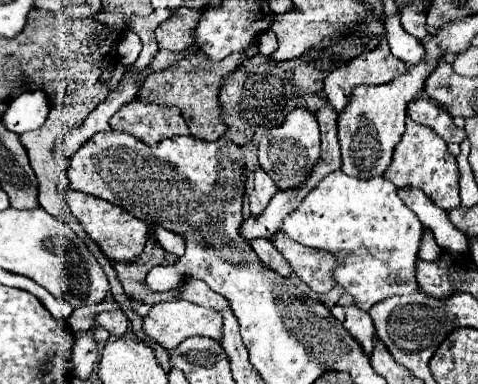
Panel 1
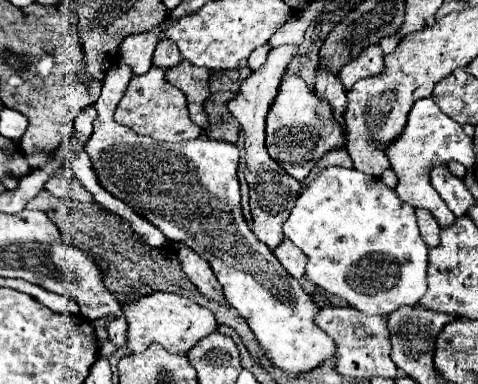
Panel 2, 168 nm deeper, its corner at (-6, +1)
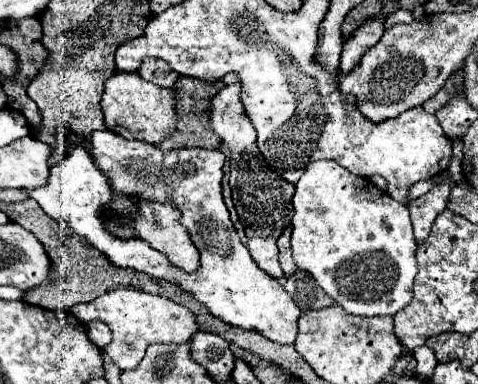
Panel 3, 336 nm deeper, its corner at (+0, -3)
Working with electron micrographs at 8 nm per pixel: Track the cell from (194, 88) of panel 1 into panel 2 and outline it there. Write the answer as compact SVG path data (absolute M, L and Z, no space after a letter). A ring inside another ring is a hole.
M182 60L178 66L164 70L166 80L186 94L190 118L202 130L206 130L210 126L208 114L204 110L204 104L210 96L210 74L212 74L212 70L198 68L188 60Z

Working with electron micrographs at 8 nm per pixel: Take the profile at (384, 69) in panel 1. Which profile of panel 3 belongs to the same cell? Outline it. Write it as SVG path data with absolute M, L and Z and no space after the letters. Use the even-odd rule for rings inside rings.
M374 16L372 20L368 18L350 36L350 40L346 38L344 40L344 48L342 48L342 58L340 58L340 72L348 74L358 64L362 54L380 40L382 32L384 32L384 18L382 16Z

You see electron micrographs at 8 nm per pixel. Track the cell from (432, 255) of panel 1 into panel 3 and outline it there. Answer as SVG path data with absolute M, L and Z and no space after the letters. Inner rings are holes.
M440 174L436 178L434 188L428 194L424 194L424 196L420 196L408 204L412 224L414 224L414 236L418 242L428 238L436 216L446 208L450 188L452 188L452 184L448 182L448 178L444 174Z

